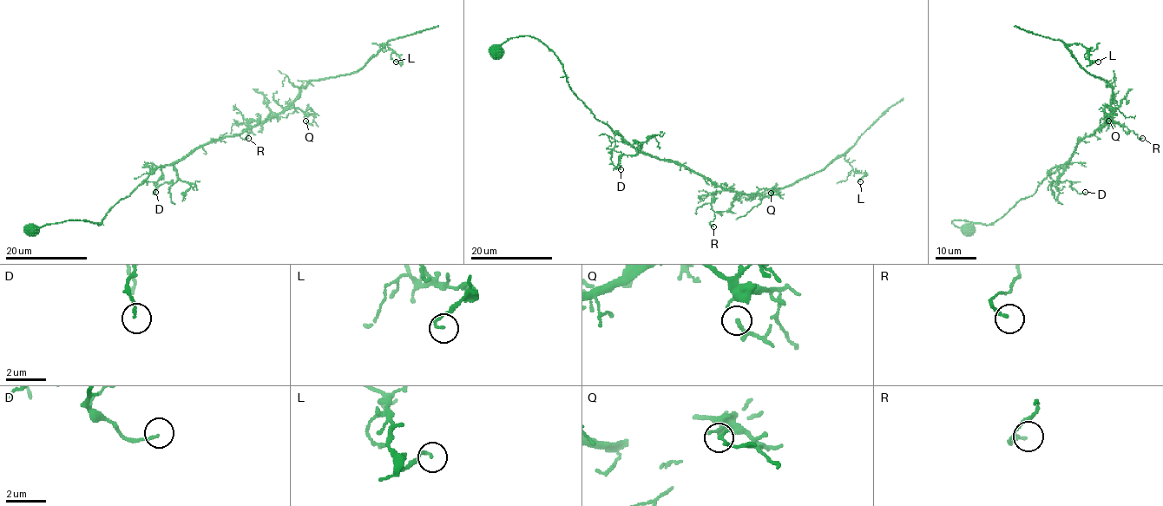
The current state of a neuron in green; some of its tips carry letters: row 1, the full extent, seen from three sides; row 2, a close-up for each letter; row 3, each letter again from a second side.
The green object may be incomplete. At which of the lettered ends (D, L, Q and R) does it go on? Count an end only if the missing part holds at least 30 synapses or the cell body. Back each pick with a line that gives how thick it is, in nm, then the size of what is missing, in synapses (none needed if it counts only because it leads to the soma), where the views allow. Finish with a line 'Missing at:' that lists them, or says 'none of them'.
Missing at: none of them

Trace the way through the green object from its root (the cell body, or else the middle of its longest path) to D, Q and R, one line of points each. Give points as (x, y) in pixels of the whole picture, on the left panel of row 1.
D: (32, 231), (67, 220), (99, 225), (156, 168), (172, 165), (177, 180), (161, 184), (155, 192)
Q: (32, 231), (67, 220), (99, 225), (156, 168), (290, 108), (312, 115), (311, 123), (305, 121)
R: (32, 231), (67, 220), (99, 225), (156, 168), (243, 133), (258, 120), (246, 126), (248, 138)

